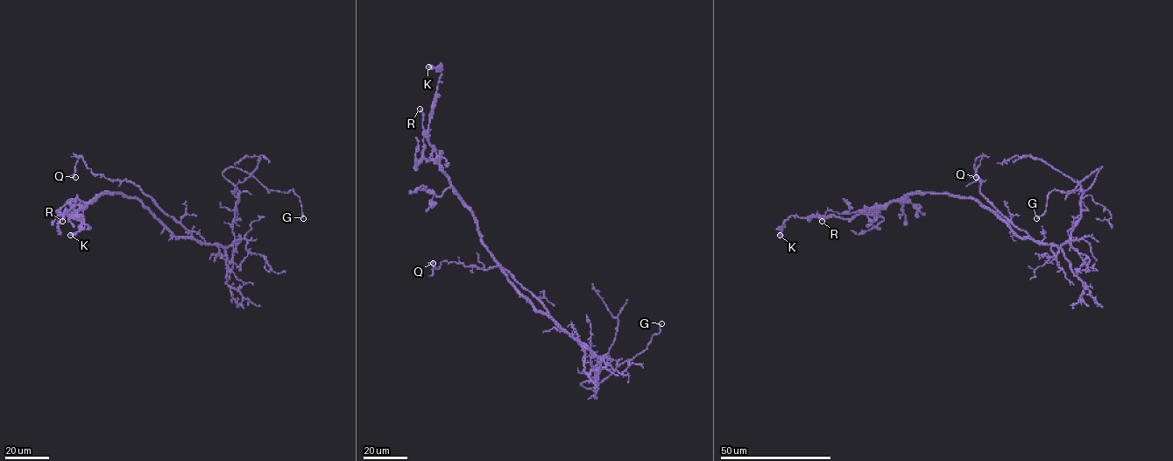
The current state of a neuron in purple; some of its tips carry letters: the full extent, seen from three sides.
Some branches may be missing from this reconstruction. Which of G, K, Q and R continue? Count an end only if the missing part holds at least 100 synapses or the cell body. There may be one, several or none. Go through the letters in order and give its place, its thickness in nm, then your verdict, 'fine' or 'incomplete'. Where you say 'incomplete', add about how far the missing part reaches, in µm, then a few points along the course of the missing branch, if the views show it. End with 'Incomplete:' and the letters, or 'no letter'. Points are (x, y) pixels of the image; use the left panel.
G: (303, 218) | 180 nm | incomplete | 25 µm | (303, 218), (306, 205), (303, 188)
K: (70, 235) | 700 nm | fine
Q: (75, 177) | 160 nm | fine
R: (62, 221) | 180 nm | fine
Incomplete: G

